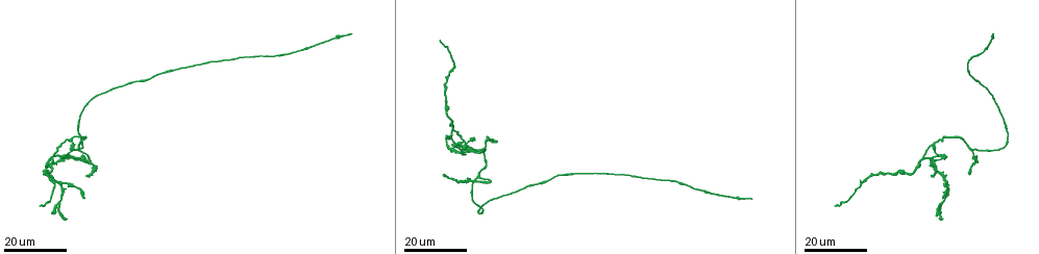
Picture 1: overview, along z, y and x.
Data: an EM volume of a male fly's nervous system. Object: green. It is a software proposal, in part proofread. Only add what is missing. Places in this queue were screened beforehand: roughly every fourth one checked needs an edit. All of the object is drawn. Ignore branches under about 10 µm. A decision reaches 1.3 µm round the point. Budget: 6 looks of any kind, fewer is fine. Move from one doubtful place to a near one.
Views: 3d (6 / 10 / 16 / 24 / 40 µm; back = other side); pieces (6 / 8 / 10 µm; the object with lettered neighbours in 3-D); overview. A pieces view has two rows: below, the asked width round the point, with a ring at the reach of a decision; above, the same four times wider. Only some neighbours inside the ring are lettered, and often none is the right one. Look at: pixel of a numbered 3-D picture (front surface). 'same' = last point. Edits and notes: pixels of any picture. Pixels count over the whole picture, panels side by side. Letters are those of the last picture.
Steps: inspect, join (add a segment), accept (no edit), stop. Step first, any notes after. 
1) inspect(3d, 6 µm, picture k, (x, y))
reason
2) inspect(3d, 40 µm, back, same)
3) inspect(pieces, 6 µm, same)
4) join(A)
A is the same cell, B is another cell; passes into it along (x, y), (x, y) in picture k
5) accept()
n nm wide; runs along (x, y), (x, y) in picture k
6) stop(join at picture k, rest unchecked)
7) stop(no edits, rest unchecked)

inspect(3d, 16 µm, picture 1, (42, 205))
branch stops here

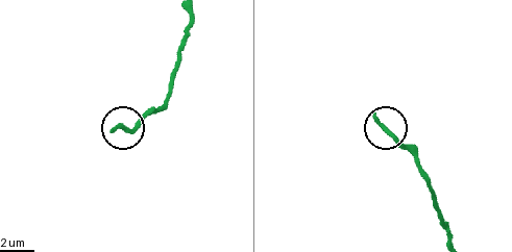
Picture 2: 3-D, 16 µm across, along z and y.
inspect(pieces, 10 µm, picture 2, (111, 129))
see the neighbours

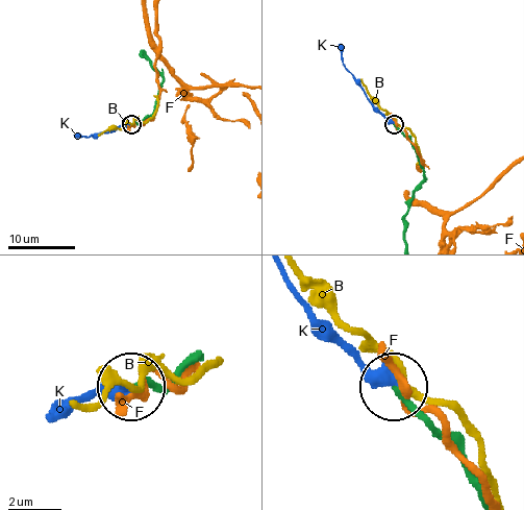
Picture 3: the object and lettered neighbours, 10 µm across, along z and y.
join(K)
K is the same cell, B and F are other cells; passes into it along (412, 142), (368, 98), (342, 62), (340, 44) in picture 3; the neuron continues

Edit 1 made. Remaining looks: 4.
inspect(overview)

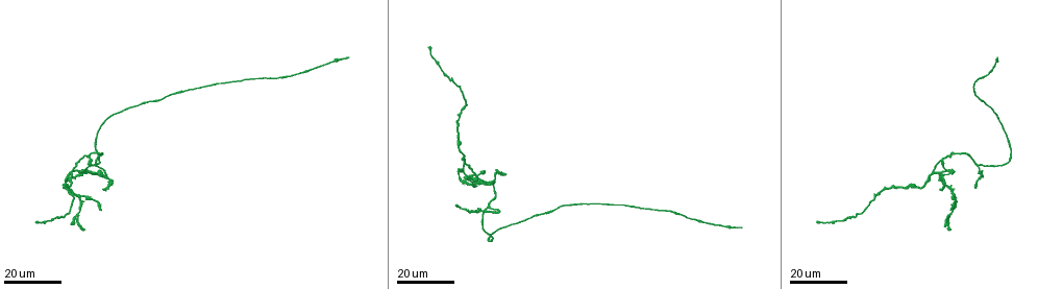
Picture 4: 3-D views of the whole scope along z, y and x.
inspect(3d, 24 µm, picture 4, (457, 206))
an open end

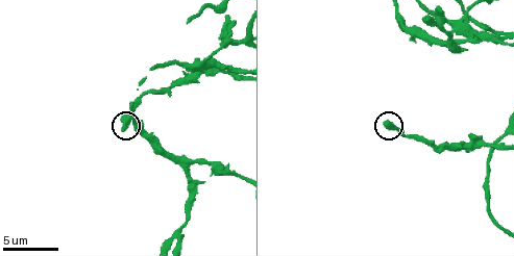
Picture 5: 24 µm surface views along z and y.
inspect(pieces, 6 µm, picture 5, (123, 128))

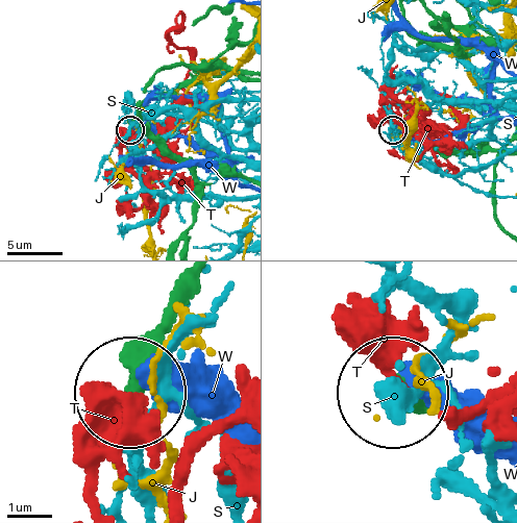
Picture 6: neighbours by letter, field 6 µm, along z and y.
accept()
400 nm wide; J, S, T and W are other cells; no lettered segment goes on from it

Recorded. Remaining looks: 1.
stop(join at picture 3, rest unchecked)

